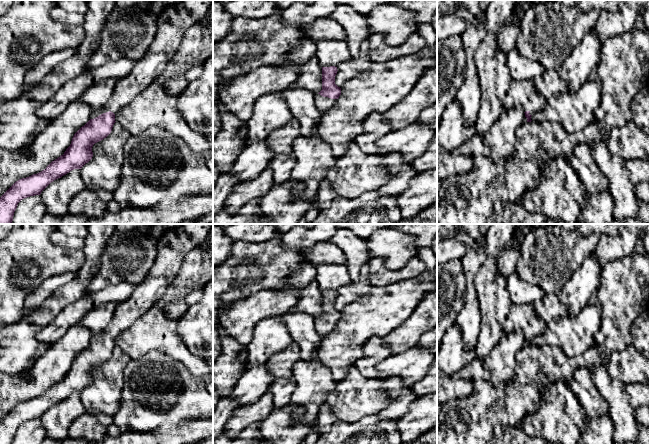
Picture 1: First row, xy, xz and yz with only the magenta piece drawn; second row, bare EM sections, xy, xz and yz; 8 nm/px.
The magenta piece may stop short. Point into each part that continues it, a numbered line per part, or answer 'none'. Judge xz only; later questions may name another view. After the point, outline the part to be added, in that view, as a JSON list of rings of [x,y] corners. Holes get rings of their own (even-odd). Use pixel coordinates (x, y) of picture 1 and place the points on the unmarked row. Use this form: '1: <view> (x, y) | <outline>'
1: xz (323, 328) | [[[315,318],[315,329],[321,336],[326,336],[332,333],[336,329],[337,325],[338,323],[331,323],[323,321],[320,318]]]

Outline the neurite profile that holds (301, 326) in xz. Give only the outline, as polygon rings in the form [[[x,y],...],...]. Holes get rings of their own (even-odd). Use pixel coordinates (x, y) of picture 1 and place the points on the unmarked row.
[[[286,313],[283,315],[288,332],[300,349],[302,360],[310,360],[321,345],[323,336],[315,329],[315,317],[308,313]]]

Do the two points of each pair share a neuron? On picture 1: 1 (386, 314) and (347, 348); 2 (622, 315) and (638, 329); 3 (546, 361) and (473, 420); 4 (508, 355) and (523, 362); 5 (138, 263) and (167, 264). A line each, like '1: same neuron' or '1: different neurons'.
1: same neuron
2: different neurons
3: same neuron
4: different neurons
5: different neurons

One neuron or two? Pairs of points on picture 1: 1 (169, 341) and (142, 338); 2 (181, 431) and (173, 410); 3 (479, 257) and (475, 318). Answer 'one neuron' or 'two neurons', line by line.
1: one neuron
2: two neurons
3: one neuron

